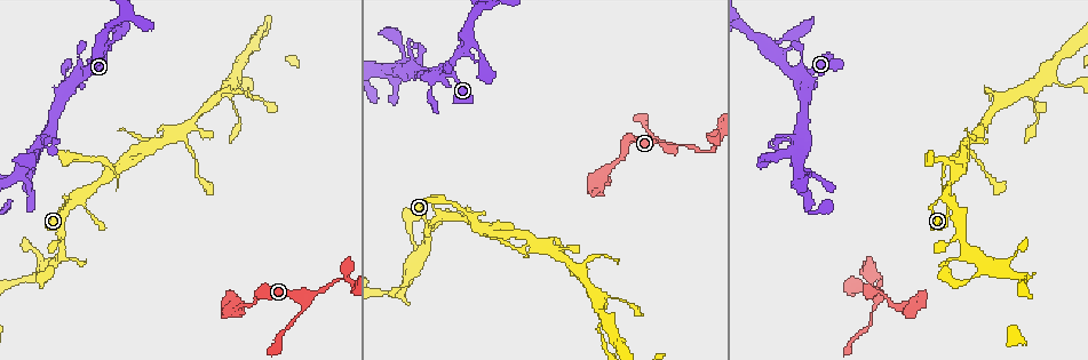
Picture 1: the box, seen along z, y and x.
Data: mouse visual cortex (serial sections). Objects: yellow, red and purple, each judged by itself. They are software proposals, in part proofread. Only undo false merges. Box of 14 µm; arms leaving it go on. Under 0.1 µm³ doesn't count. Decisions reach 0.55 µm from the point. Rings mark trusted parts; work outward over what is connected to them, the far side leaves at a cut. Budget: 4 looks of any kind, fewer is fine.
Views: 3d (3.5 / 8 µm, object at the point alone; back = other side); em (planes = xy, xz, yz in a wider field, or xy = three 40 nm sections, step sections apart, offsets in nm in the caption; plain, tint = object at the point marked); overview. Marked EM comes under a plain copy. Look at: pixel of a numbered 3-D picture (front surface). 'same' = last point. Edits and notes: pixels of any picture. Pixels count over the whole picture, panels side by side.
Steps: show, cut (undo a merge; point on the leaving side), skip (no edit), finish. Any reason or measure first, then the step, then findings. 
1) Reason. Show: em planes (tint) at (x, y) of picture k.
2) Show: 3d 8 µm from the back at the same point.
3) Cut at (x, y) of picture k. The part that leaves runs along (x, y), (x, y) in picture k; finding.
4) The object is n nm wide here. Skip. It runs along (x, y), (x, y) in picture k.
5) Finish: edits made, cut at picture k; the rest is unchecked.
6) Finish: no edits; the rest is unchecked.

Three arms meet. Show: 3d 3.5 µm at (84, 73) of picture 1.

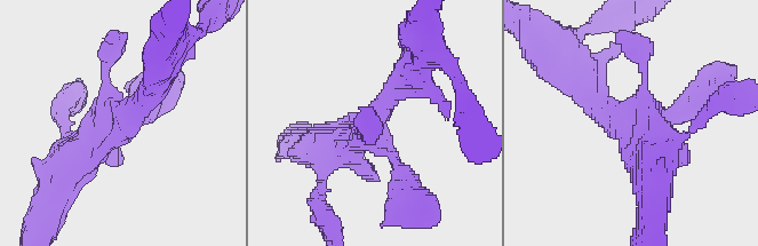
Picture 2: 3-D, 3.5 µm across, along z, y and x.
Now the EM. Show: em xy step 3 (tint) at (631, 115) of picture 2.

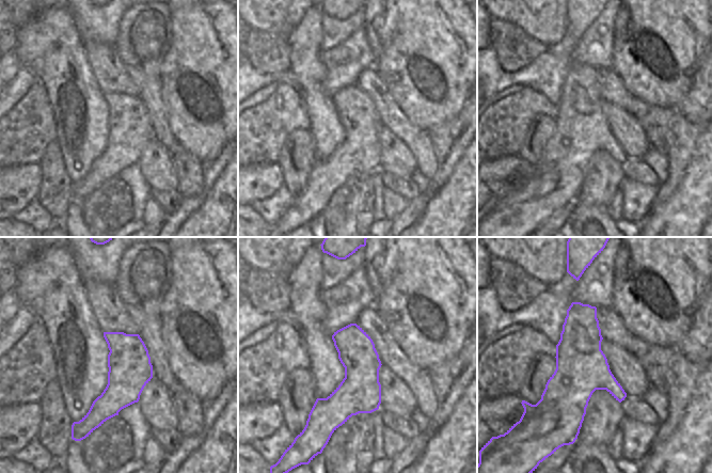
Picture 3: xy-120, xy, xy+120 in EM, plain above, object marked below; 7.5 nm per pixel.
Skip. Continuous, no second cell.

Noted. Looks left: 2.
Side arm on a straight run. Show: 3d 3.5 µm at (400, 70) of picture 1.

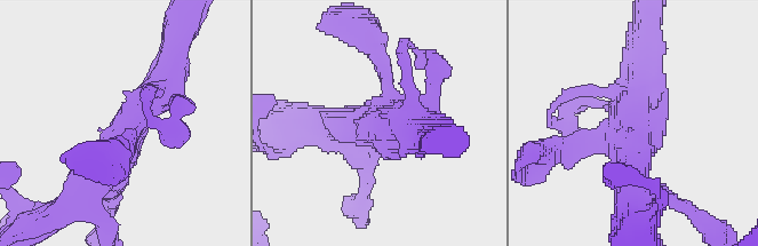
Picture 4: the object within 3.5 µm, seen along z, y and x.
Now the EM. Show: em xy step 3 (tint) at (384, 128) of picture 4.

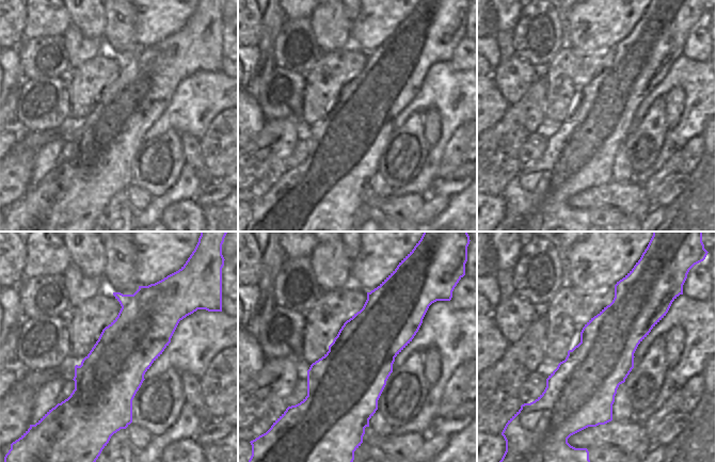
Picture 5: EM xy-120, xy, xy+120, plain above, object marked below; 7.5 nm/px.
Skip. It runs along (168, 70), (81, 197) in picture 4; all the same cell.

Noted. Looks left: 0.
Finish: no edits; the rest is unchecked.

